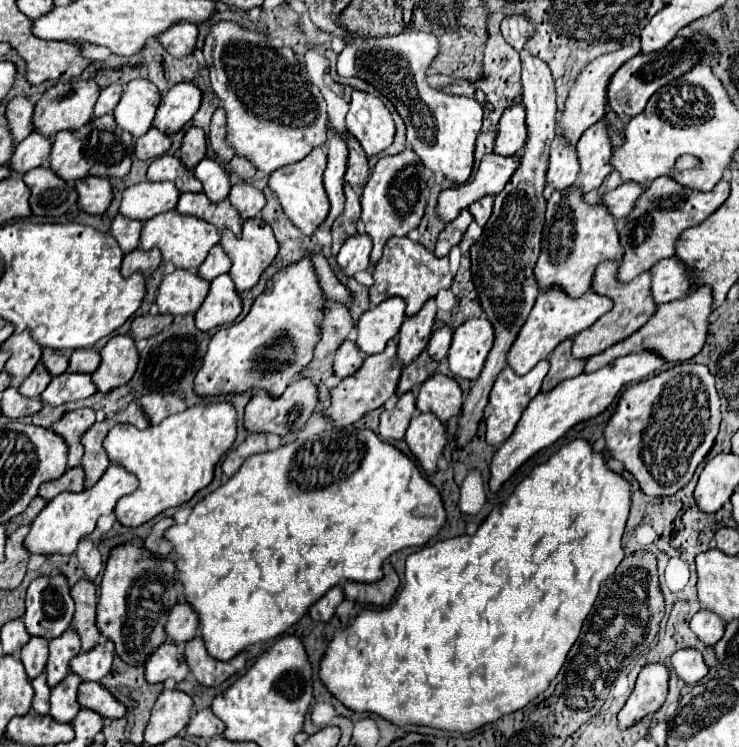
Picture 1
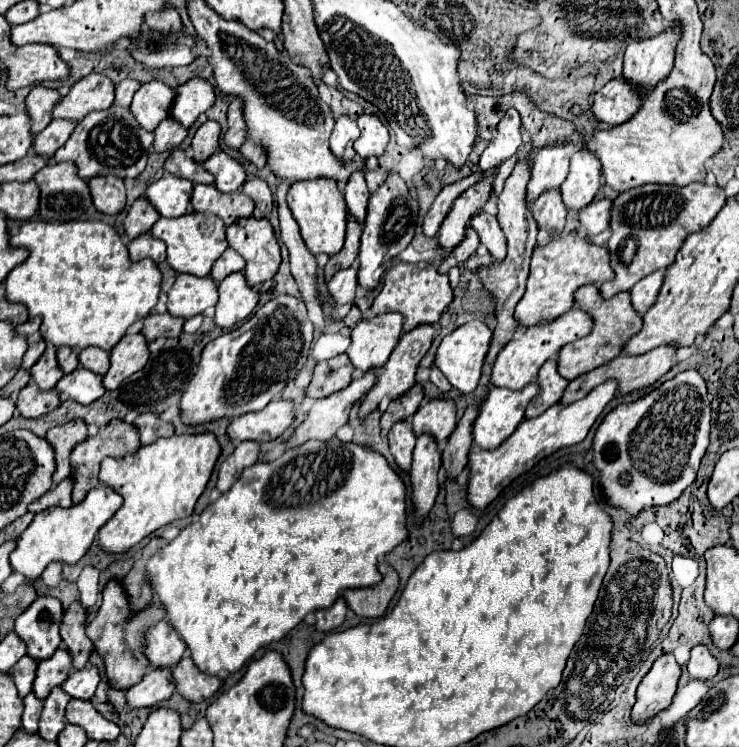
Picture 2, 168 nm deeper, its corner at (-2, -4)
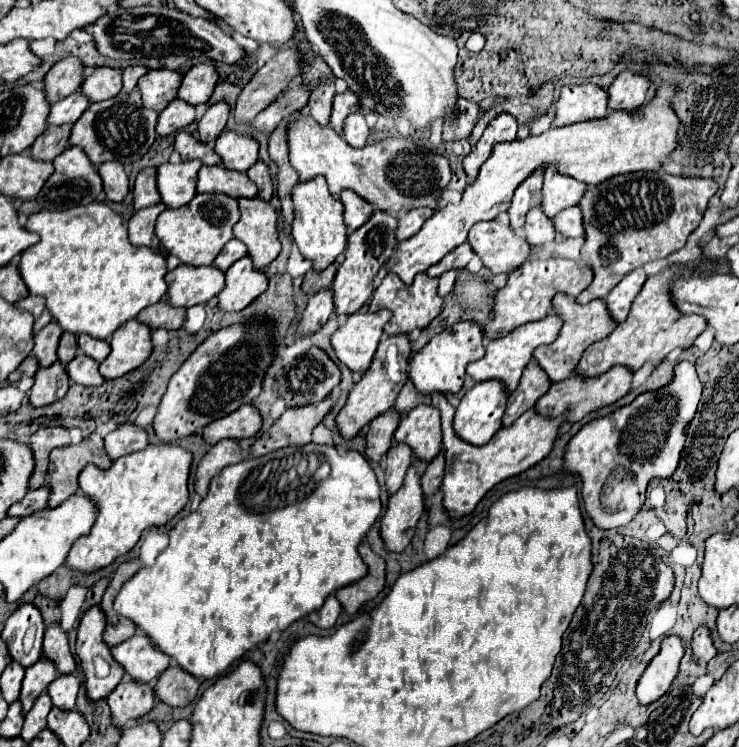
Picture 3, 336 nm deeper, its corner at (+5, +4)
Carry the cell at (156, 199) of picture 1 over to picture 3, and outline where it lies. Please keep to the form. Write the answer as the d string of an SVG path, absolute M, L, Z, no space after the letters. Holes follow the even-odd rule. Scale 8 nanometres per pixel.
M180 162L180 164L162 164L158 168L158 192L162 204L168 208L180 208L196 196L196 172L200 170L198 162Z

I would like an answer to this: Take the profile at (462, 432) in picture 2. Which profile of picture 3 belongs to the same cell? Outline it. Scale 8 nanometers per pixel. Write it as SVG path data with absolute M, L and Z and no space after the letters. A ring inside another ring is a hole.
M440 452L434 460L428 462L428 468L424 472L424 478L422 478L422 490L424 490L424 496L430 496L434 490L440 488L440 482L444 480L444 468L446 468L446 460L444 460L444 452Z

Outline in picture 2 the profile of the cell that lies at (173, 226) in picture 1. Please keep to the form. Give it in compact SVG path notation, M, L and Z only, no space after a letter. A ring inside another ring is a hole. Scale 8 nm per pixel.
M191 212L181 218L161 218L151 228L151 234L167 244L167 262L175 272L209 276L215 260L229 248L225 228L223 220L211 212Z

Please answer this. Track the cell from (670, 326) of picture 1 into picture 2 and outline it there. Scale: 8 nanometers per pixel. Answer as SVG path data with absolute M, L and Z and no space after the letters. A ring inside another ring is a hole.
M659 346L659 348L655 348L655 350L649 350L647 354L641 354L641 356L627 356L627 354L623 356L623 354L619 354L619 356L613 358L611 362L607 362L607 364L603 364L603 366L599 366L599 368L587 372L587 374L575 378L573 382L569 382L569 386L565 388L563 398L561 398L559 402L561 402L561 404L577 402L577 400L581 400L583 396L587 396L595 386L599 386L599 384L603 384L603 382L607 382L607 380L617 380L617 392L619 392L621 396L627 396L627 394L631 394L631 392L635 392L635 390L641 390L641 388L647 388L647 386L655 384L655 382L671 368L671 360L673 360L675 352L677 352L675 346L669 346L669 348L667 348L667 346Z

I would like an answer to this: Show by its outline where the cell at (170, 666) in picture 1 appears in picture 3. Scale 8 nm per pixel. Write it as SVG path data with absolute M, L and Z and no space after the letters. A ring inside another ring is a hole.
M122 680L106 700L112 710L114 724L124 728L128 718L140 718L154 706L154 682Z

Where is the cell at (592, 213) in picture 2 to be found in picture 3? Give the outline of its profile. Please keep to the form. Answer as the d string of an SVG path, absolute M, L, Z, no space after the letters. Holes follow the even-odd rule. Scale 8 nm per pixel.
M570 206L562 210L558 216L554 216L554 228L562 232L564 236L584 236L584 224L582 224L582 212L580 206Z

